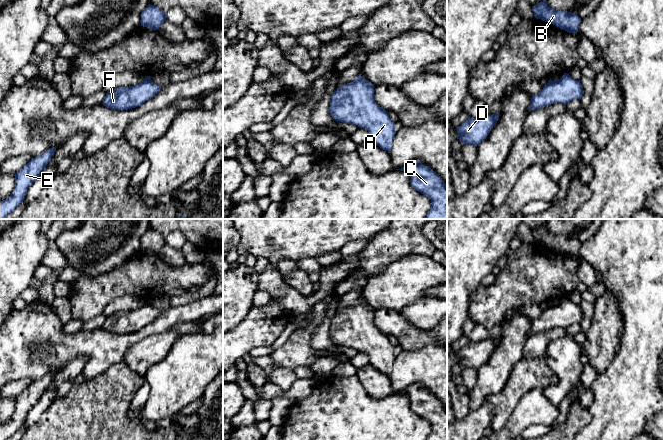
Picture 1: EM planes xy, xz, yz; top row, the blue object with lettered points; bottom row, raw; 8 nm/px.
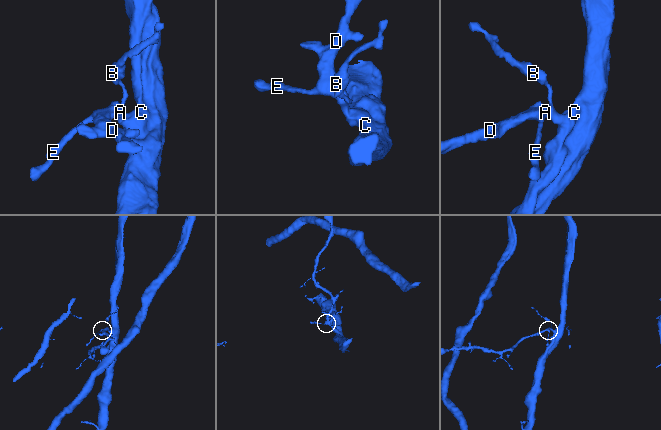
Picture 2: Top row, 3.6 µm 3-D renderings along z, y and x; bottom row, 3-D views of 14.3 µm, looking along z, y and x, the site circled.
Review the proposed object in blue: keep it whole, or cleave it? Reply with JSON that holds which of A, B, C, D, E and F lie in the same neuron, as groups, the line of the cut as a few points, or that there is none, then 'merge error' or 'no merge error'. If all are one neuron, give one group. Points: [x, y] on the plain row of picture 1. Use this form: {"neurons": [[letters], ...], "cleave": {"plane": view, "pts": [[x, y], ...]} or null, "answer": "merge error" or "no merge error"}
{"neurons": [["A", "B", "C", "D", "E", "F"]], "cleave": null, "answer": "no merge error"}

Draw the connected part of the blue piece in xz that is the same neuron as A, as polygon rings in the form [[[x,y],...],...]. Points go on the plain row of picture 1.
[[[358,298],[353,306],[342,309],[331,320],[329,337],[336,346],[357,349],[366,353],[370,358],[370,364],[383,374],[390,377],[393,369],[394,346],[389,338],[374,325],[374,309]]]

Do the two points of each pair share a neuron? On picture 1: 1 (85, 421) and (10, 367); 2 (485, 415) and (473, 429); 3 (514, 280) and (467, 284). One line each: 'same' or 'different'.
1: different
2: same
3: different

